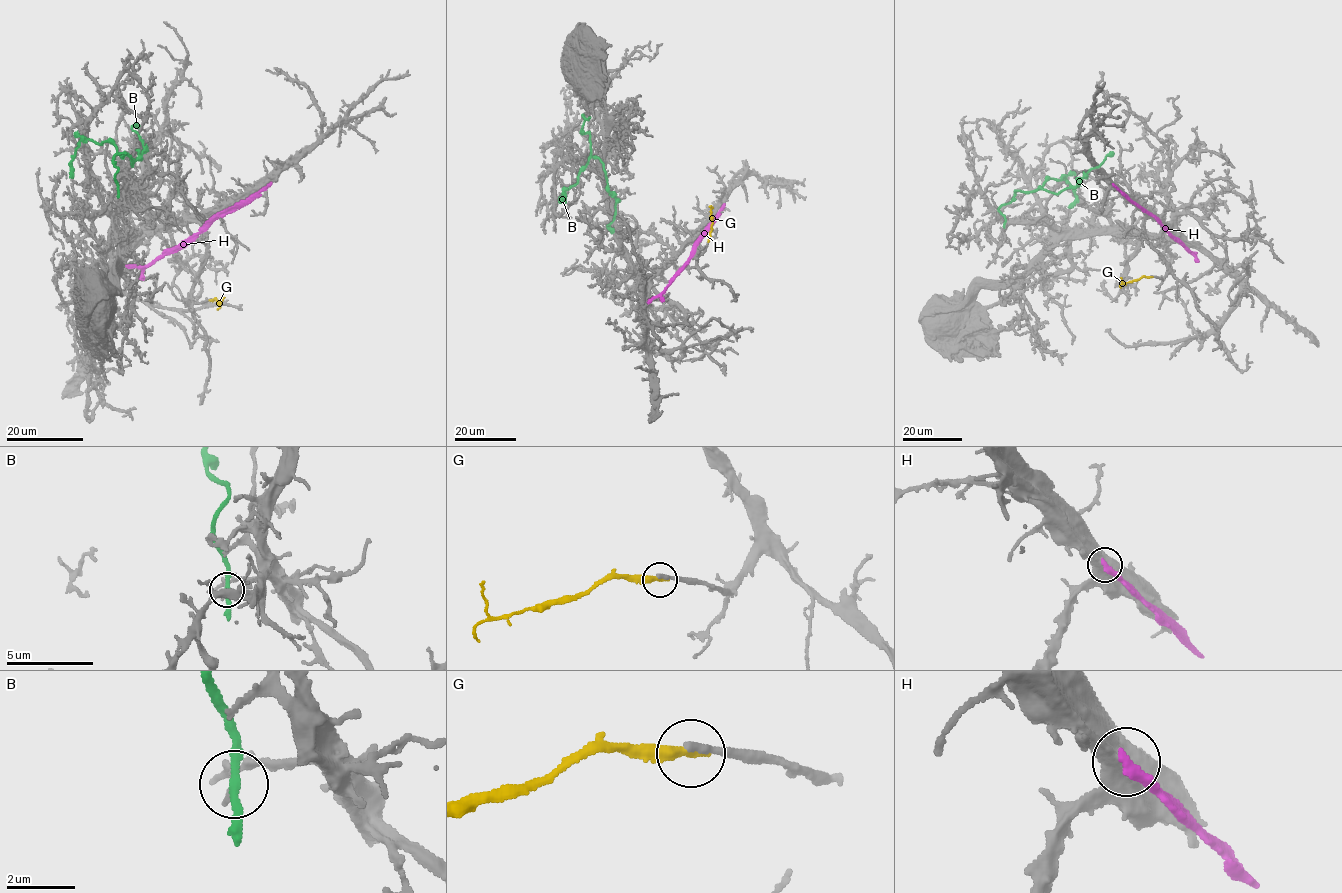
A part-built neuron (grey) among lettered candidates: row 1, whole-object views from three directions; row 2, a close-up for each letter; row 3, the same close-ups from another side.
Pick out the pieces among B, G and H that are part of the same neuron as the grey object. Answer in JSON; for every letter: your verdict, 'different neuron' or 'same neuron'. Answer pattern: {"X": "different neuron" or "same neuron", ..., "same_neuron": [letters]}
{"B": "different neuron", "G": "different neuron", "H": "different neuron", "same_neuron": []}

